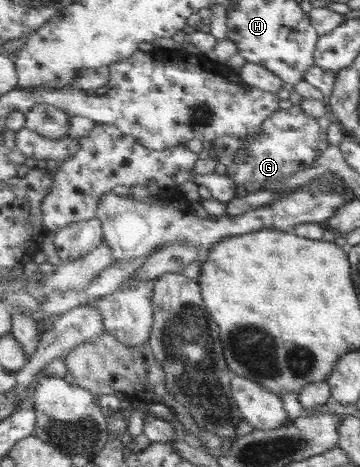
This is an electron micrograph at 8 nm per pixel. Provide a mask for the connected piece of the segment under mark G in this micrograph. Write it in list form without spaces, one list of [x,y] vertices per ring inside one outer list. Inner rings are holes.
[[[301,104],[290,109],[277,110],[266,120],[262,133],[246,144],[246,163],[236,163],[236,156],[244,148],[244,142],[240,138],[227,135],[212,143],[218,159],[226,167],[226,176],[231,178],[236,186],[242,186],[249,193],[265,188],[280,189],[293,174],[310,169],[319,153],[328,146],[326,129],[321,128],[319,122],[302,109]]]

